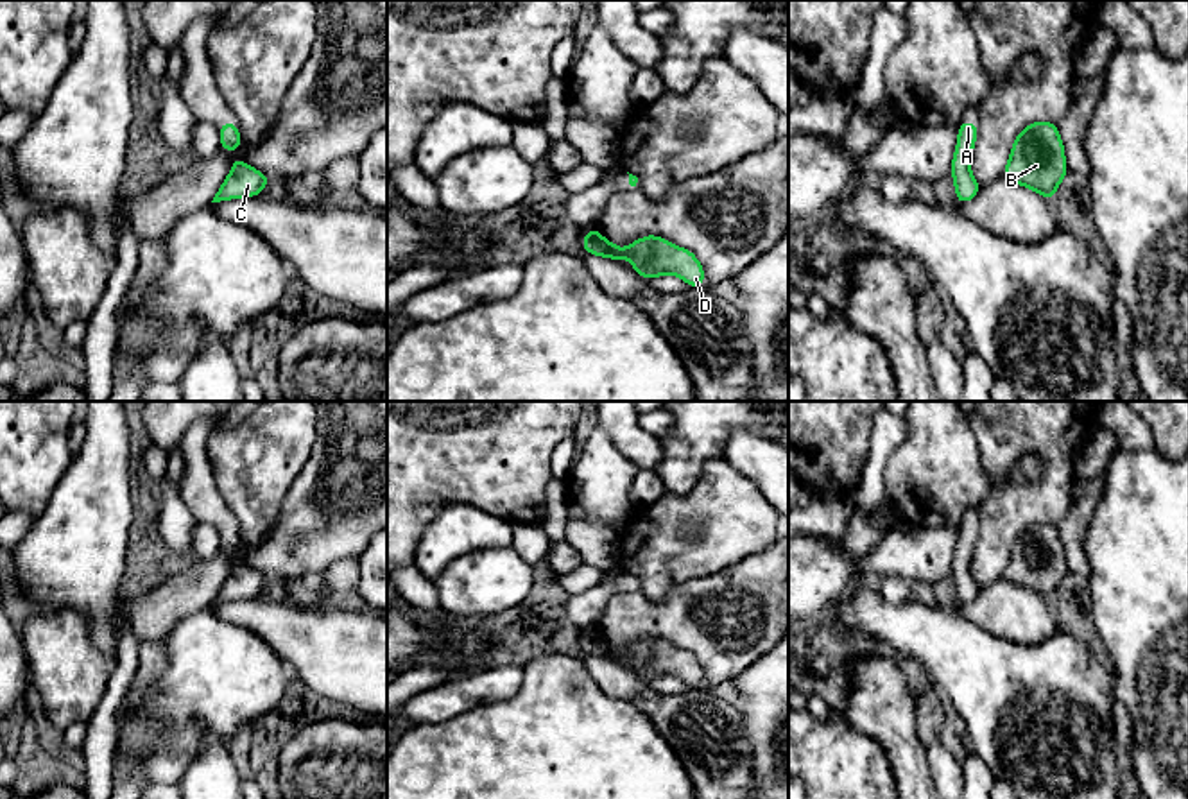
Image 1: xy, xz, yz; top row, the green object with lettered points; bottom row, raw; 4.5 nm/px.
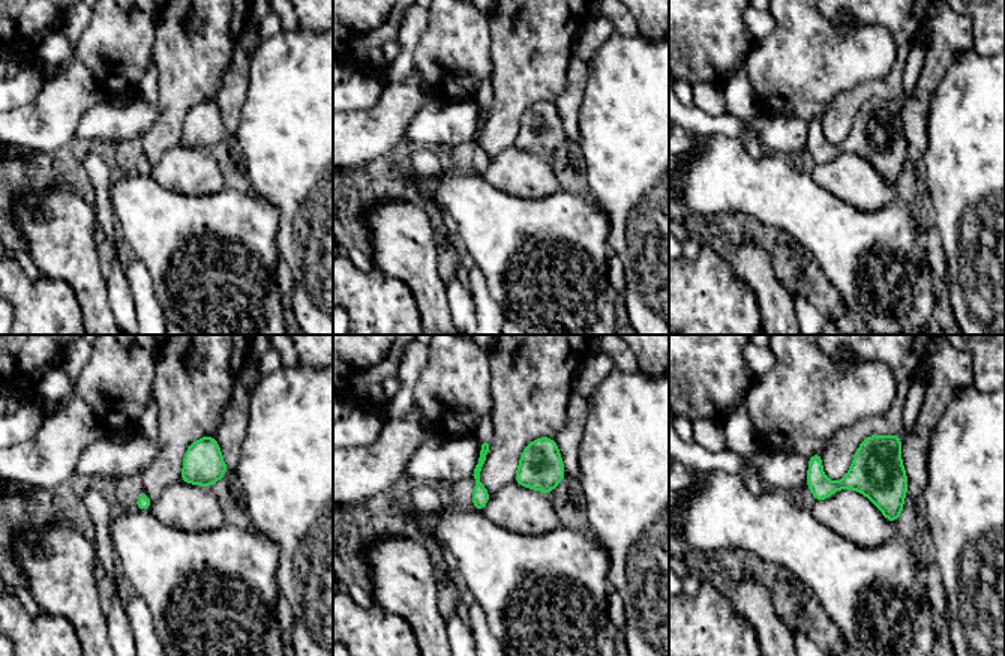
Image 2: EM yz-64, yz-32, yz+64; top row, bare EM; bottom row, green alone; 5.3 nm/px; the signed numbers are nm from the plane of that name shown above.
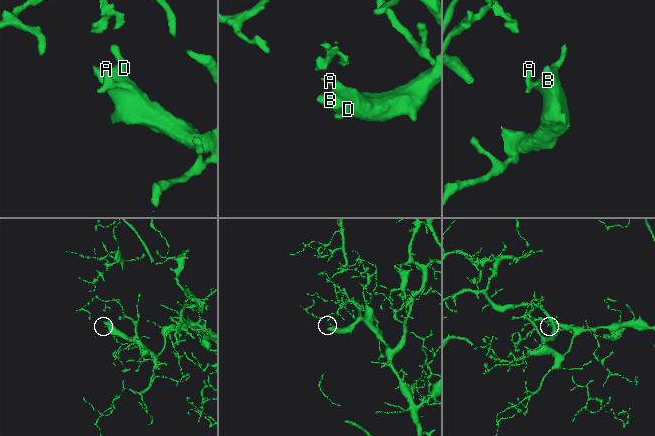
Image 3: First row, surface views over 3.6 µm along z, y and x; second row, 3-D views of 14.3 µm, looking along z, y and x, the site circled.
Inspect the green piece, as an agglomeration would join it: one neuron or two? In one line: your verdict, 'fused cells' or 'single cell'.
single cell

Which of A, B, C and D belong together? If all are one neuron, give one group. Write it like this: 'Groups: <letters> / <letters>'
Groups: A B C D

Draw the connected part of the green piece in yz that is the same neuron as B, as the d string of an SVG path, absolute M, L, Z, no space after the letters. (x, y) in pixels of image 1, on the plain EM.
M1032 523L1016 537L1002 579L1052 602L1066 575L1068 568L1057 525Z

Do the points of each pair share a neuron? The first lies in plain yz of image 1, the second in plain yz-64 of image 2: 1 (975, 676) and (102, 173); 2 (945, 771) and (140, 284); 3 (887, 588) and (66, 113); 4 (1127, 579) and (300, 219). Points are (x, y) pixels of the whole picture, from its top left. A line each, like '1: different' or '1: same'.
1: different
2: different
3: different
4: same

